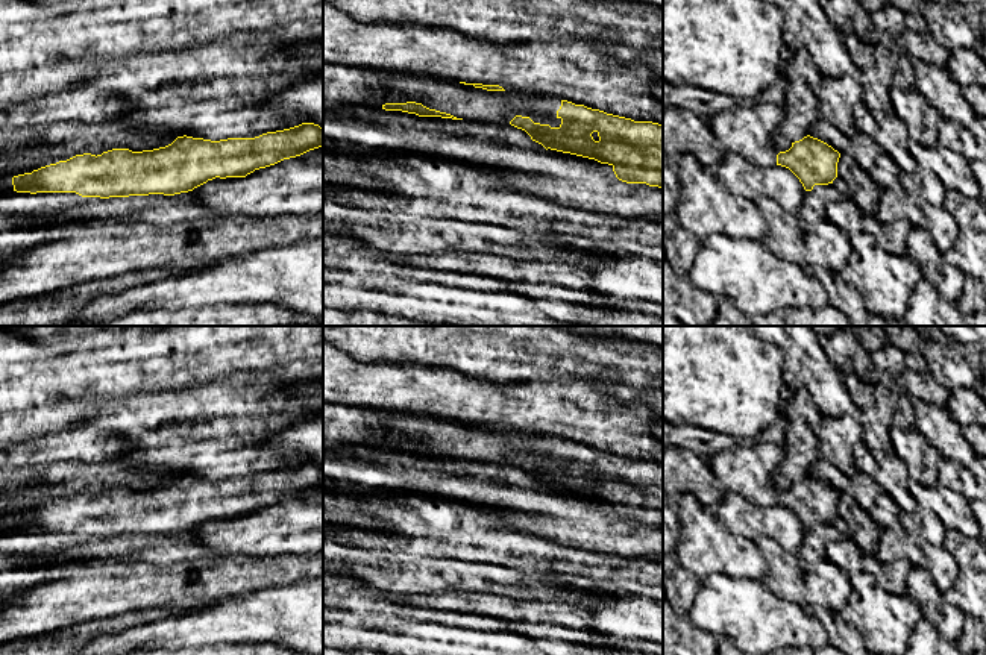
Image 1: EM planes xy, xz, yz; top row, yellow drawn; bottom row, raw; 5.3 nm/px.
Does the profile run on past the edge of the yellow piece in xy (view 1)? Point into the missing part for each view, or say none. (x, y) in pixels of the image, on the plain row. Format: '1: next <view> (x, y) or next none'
1: next none

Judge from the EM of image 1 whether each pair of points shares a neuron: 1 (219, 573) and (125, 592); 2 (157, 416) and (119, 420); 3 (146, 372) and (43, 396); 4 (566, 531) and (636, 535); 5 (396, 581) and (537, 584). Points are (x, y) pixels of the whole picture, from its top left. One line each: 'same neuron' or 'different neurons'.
1: same neuron
2: same neuron
3: same neuron
4: same neuron
5: same neuron

